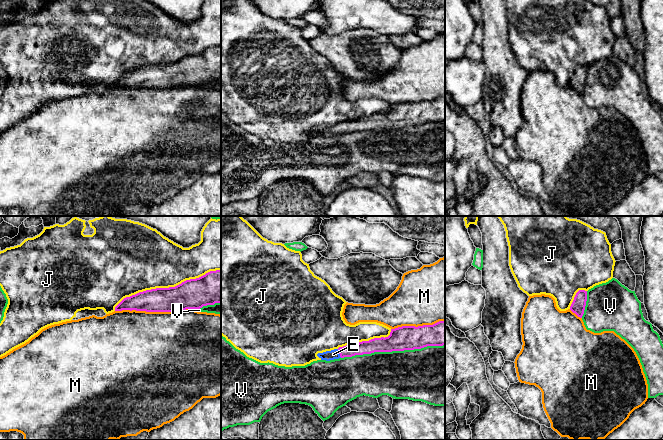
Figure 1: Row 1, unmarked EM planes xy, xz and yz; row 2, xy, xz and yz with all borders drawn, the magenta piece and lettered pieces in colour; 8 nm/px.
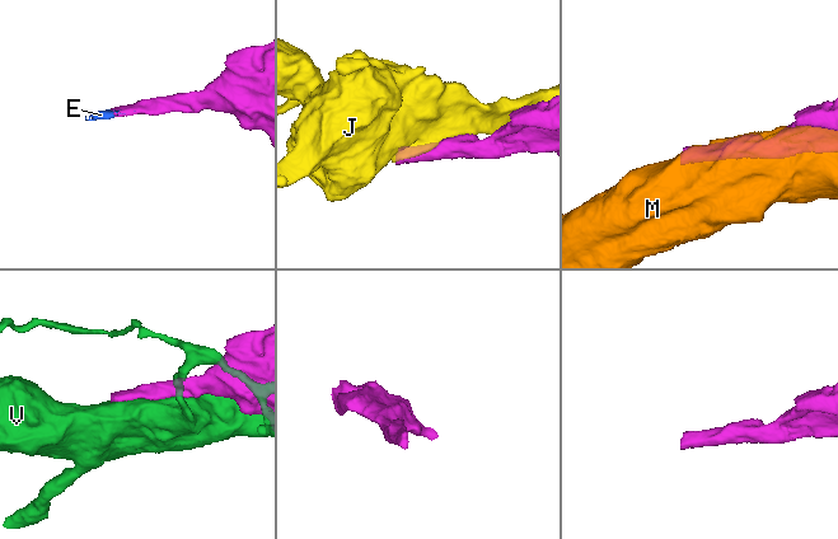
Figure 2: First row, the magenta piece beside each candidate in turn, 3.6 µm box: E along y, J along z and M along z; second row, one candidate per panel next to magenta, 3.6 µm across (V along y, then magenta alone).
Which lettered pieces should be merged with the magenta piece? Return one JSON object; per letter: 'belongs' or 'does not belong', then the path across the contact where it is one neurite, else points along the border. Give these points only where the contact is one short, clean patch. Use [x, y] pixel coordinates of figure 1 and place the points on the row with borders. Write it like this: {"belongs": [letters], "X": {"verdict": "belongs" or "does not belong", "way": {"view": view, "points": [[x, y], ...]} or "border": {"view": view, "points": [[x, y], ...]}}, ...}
{"belongs": ["E"], "E": {"verdict": "belongs"}, "J": {"verdict": "does not belong"}, "M": {"verdict": "does not belong"}, "V": {"verdict": "does not belong"}}

